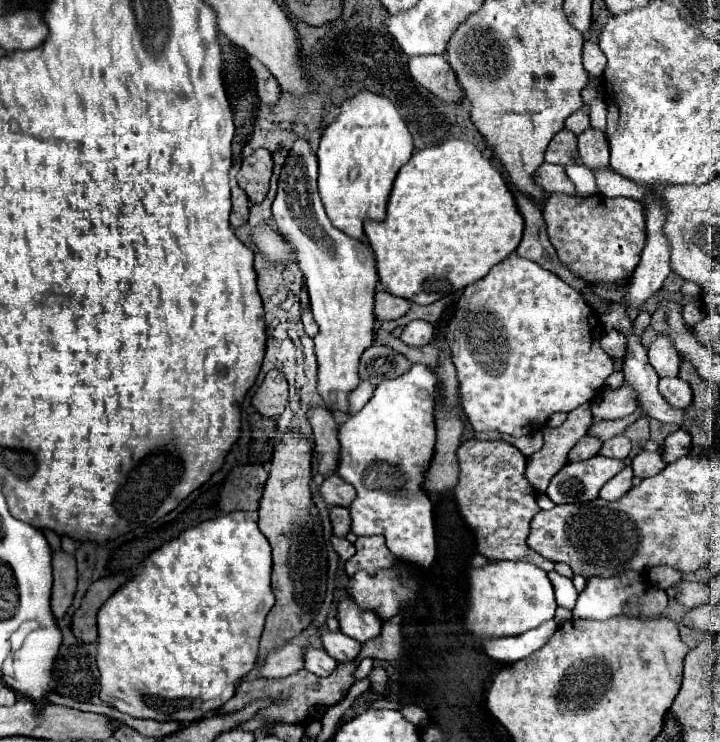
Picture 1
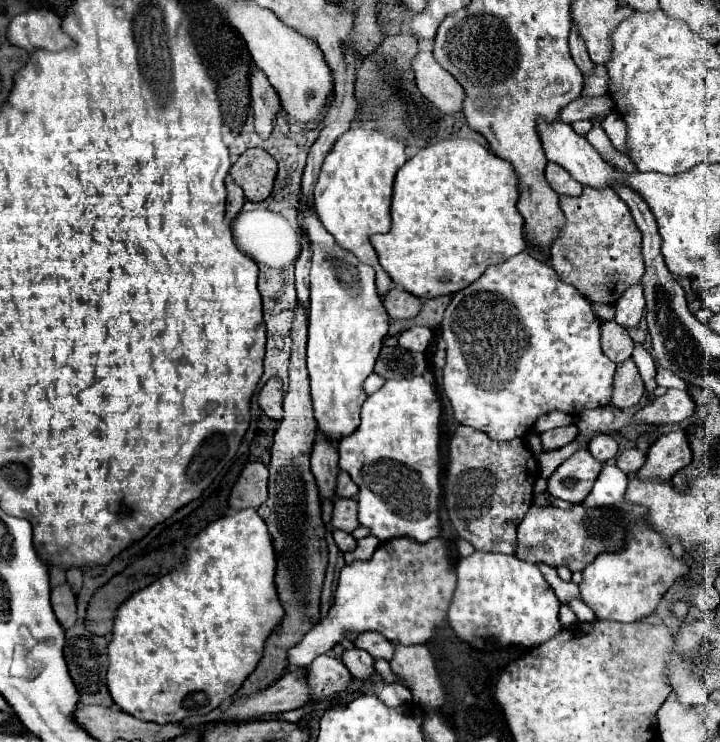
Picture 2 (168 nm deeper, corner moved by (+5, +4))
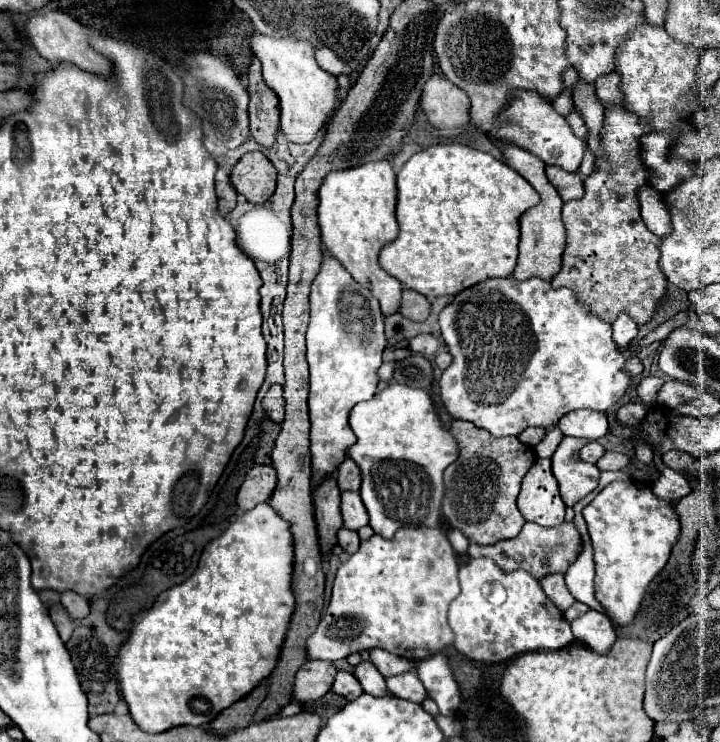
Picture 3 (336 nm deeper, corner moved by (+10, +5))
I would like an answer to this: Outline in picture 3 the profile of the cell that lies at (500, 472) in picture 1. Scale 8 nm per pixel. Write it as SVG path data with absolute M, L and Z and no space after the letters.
M488 431L486 437L458 437L458 459L444 471L442 513L454 529L466 535L470 543L494 545L502 539L512 539L526 523L516 507L516 497L520 493L522 479L532 465L526 465L522 457L514 461L514 441L518 441L518 437L492 437Z

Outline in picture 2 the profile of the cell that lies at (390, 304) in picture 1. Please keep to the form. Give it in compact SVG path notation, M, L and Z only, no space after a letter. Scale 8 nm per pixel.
M391 290L385 296L385 310L391 318L413 318L421 312L421 298L405 292L405 290Z

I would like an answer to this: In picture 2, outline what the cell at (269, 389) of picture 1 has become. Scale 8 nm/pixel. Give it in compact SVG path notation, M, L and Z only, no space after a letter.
M271 378L261 394L259 394L259 406L263 408L263 412L273 418L273 420L281 420L283 418L283 384L281 378Z

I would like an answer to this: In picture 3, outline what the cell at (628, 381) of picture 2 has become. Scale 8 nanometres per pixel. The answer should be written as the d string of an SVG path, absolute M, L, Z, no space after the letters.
M628 357L624 369L626 369L626 375L628 375L630 379L634 379L634 377L638 377L638 375L642 373L642 363L640 363L638 357Z

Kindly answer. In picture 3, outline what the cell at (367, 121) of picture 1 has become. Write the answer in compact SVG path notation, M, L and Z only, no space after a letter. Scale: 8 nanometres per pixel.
M388 159L368 161L350 169L330 171L318 189L318 225L326 251L336 257L348 273L380 301L382 313L392 315L398 309L402 285L378 265L378 253L384 243L396 239L396 173Z

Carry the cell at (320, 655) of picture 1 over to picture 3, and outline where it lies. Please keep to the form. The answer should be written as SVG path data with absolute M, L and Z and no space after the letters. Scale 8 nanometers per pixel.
M338 669L336 675L334 675L334 681L332 681L332 691L336 695L344 695L348 701L354 701L358 695L364 693L362 685L356 681L356 677L348 671L342 671Z

